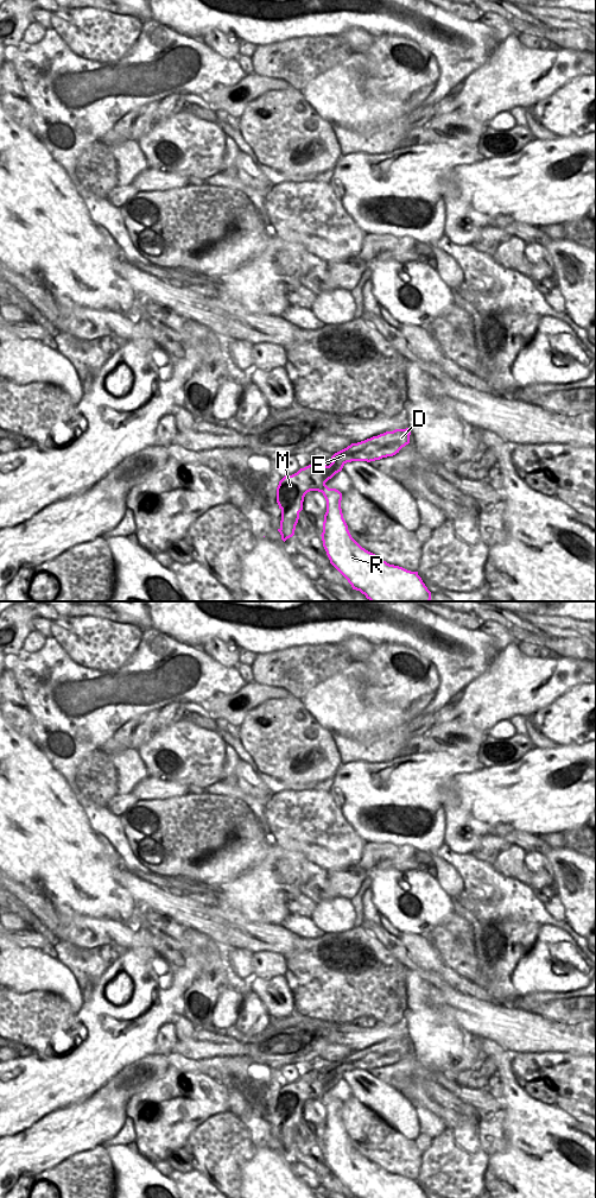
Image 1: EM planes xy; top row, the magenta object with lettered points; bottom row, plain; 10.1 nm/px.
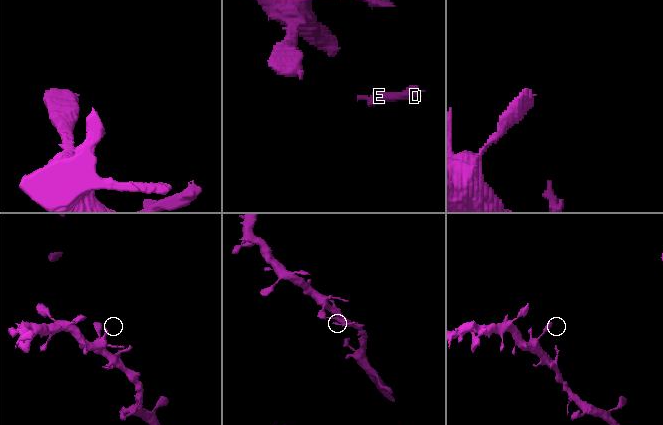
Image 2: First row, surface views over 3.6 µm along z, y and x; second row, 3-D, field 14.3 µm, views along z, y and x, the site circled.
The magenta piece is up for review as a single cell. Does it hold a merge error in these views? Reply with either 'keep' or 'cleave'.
cleave

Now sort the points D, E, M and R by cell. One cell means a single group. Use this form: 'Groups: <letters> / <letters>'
Groups: D E M / R.

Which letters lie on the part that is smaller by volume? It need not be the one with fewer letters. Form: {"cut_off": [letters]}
{"cut_off": ["D", "E", "M"]}

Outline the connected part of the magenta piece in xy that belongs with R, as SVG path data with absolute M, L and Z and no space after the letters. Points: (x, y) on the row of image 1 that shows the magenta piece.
M324 485L322 491L326 500L322 541L330 563L348 580L353 589L360 591L370 601L430 601L427 589L418 572L389 565L375 554L362 548L350 535L343 518L341 500L342 493Z

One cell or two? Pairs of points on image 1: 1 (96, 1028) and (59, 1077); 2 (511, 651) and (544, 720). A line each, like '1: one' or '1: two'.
1: one
2: two

